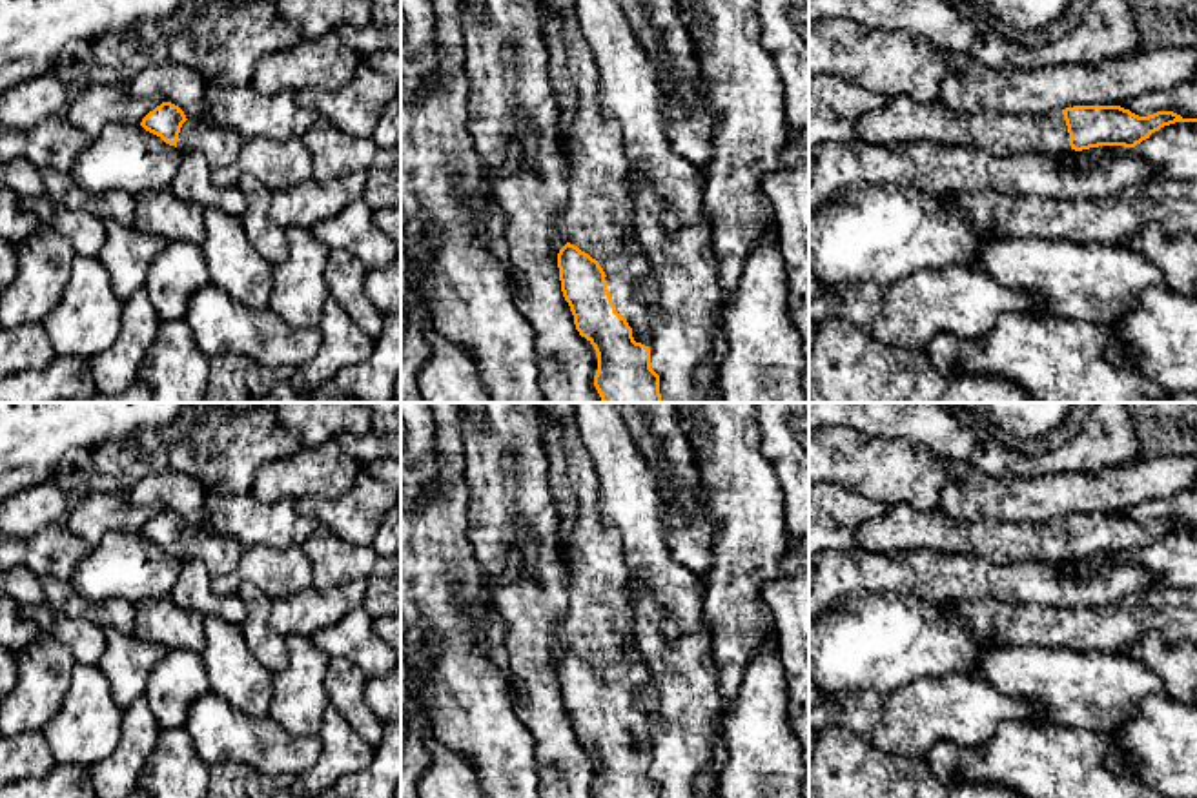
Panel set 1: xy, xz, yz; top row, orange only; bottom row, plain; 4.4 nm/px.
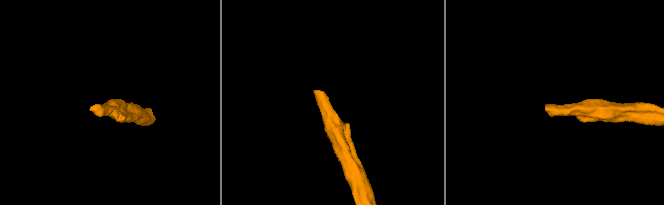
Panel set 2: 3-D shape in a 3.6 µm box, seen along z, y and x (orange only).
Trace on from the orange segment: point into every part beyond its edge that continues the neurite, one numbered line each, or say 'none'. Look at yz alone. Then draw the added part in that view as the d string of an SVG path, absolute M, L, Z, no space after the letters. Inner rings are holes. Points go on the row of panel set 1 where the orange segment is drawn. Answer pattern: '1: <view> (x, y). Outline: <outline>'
1: yz (1004, 135). Outline: M905 95L856 122L856 133L869 144L933 140L982 149L997 159L1044 153L1057 157L1069 151L1069 133L1062 111L1015 115L962 115L940 100L922 104Z

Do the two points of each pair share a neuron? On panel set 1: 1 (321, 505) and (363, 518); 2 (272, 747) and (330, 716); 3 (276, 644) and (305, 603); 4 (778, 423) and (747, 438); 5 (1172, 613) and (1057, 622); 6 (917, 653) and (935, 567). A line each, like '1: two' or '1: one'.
1: one
2: two
3: two
4: two
5: one
6: two

